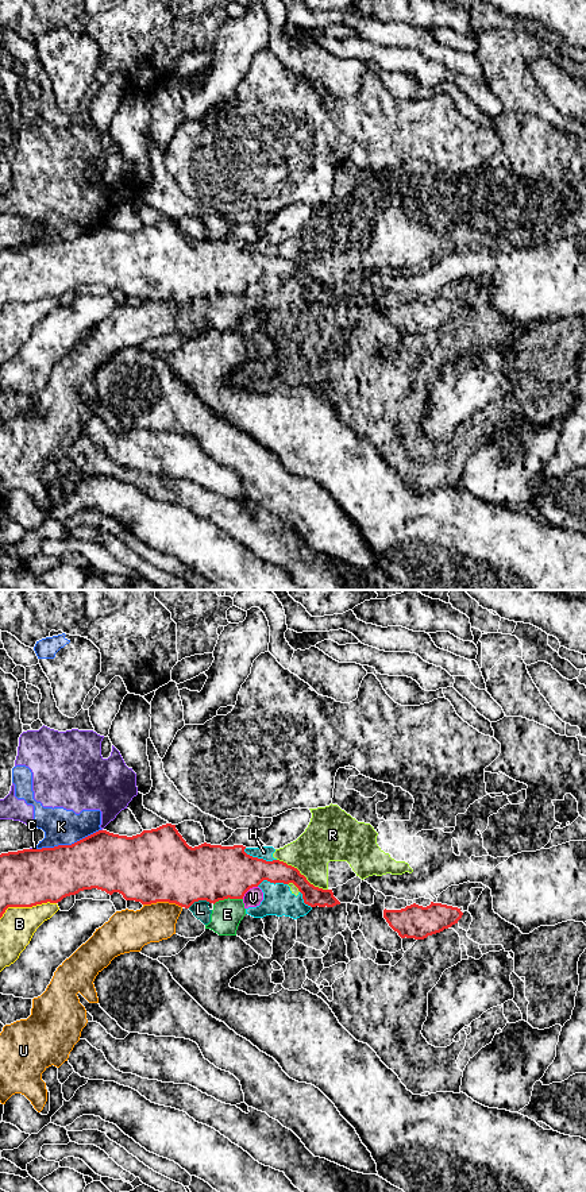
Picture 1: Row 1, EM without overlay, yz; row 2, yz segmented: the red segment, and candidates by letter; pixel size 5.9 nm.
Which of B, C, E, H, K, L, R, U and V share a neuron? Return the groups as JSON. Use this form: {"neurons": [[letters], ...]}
{"neurons": [["B"], ["C", "K"], ["E", "H", "L", "R", "U", "V"]]}

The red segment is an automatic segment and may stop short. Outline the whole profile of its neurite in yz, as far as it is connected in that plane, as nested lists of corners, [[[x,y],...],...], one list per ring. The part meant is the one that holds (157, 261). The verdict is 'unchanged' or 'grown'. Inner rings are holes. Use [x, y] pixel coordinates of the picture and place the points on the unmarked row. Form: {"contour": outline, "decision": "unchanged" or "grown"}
{"contour": [[[166,219],[157,224],[143,225],[140,229],[127,232],[99,225],[72,240],[54,243],[23,244],[0,250],[0,313],[8,302],[32,302],[42,298],[58,298],[63,293],[76,290],[84,285],[97,283],[112,290],[119,288],[126,296],[151,300],[157,297],[176,298],[189,304],[194,297],[207,296],[216,298],[224,294],[243,294],[244,289],[258,282],[263,275],[270,278],[293,278],[302,289],[304,298],[311,302],[334,302],[340,297],[334,292],[332,285],[323,285],[311,279],[300,266],[284,256],[252,252],[244,247],[246,242],[221,242],[201,239],[189,242],[176,224],[176,220]]], "decision": "unchanged"}

